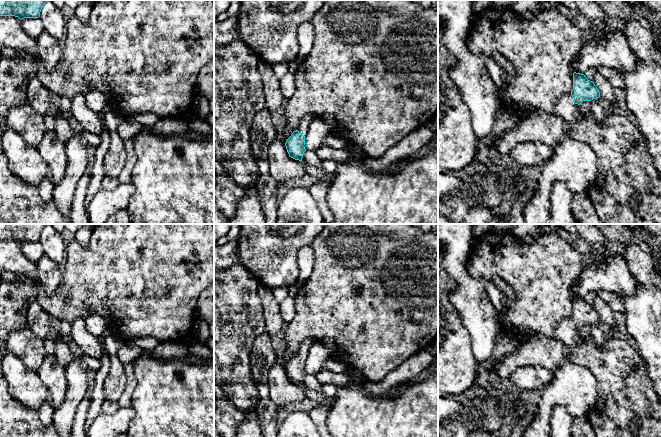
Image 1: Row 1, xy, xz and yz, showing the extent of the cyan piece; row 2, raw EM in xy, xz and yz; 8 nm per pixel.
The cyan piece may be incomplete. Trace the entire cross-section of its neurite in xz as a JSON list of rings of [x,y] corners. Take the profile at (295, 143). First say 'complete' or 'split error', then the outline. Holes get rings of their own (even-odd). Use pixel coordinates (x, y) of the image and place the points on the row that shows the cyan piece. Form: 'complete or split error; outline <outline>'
split error; outline [[[305,115],[300,122],[299,128],[294,131],[287,139],[285,146],[289,156],[295,160],[302,161],[305,149],[305,136],[309,126],[314,118],[311,115]]]

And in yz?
split error; outline [[[574,72],[572,91],[554,100],[553,112],[563,119],[566,127],[569,127],[581,118],[579,105],[583,101],[599,97],[600,92],[594,82],[588,80],[584,74]]]

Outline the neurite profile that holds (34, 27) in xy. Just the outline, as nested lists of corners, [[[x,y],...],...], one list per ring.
[[[24,18],[21,20],[21,25],[23,30],[36,39],[45,32],[43,22],[40,18]]]

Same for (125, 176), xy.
[[[133,140],[125,141],[124,144],[127,151],[127,159],[120,175],[117,177],[120,183],[131,182],[132,171],[137,163],[137,154],[135,152]]]

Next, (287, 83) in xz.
[[[287,73],[280,79],[280,88],[284,99],[290,99],[296,90],[294,74]]]

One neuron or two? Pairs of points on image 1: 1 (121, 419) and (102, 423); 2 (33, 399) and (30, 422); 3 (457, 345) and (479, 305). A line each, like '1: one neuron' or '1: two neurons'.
1: one neuron
2: two neurons
3: two neurons

